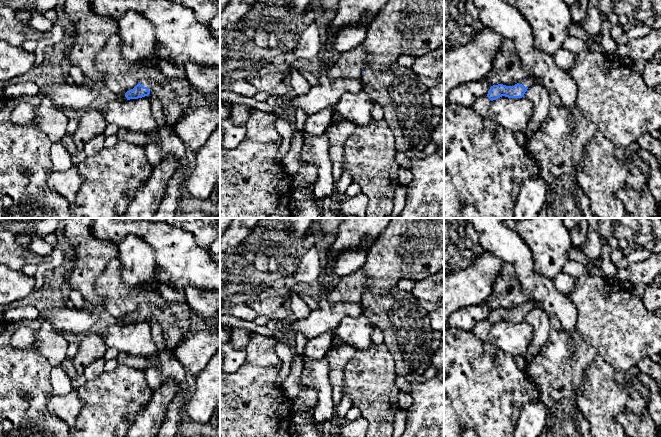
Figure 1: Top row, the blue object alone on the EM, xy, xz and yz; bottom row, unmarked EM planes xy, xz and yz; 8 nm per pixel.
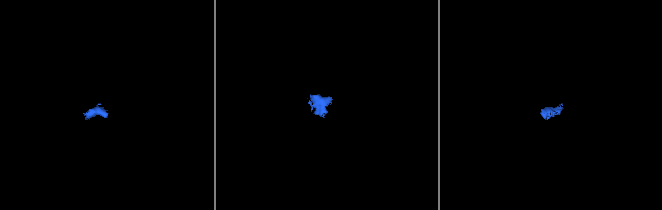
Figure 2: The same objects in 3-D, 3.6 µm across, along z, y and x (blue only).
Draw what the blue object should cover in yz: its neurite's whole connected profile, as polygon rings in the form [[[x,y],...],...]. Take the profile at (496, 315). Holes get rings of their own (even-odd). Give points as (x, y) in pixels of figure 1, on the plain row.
[[[530,300],[526,304],[522,304],[514,310],[506,310],[503,308],[493,309],[490,311],[487,321],[493,325],[502,320],[508,322],[522,322],[527,313],[533,308],[542,308],[542,304],[535,300]]]

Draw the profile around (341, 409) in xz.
[[[343,397],[339,404],[335,405],[335,414],[339,417],[346,417],[352,407],[352,401],[349,397]]]

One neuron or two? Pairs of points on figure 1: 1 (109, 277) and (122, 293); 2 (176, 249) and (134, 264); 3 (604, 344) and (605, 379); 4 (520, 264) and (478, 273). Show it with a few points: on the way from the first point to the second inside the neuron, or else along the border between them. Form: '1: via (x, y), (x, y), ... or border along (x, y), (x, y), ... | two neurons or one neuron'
1: via (110, 281), (118, 289) | one neuron
2: border along (141, 237), (155, 252), (156, 268) | two neurons
3: border along (597, 353), (615, 372) | two neurons
4: border along (484, 251), (493, 253), (502, 262) | two neurons

